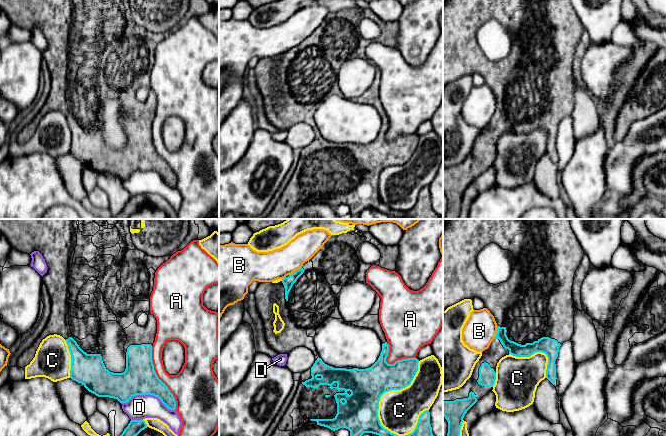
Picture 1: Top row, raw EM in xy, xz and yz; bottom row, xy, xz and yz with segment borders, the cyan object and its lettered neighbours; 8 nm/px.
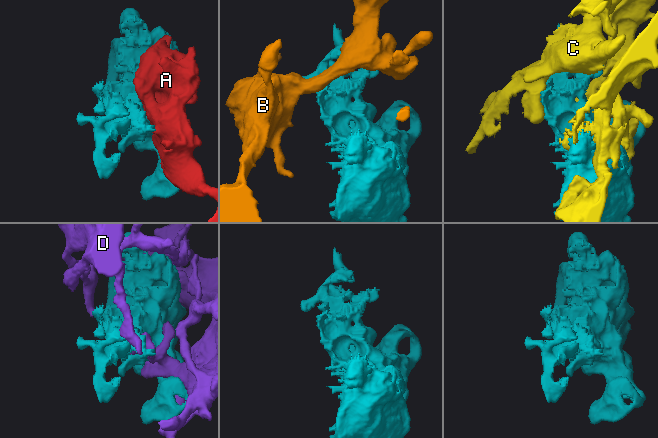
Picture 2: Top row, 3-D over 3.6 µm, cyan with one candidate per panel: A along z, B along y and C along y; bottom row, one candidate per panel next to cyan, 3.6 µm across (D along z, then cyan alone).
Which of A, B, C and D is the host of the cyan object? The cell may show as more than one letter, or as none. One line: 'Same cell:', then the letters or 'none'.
Same cell: none

